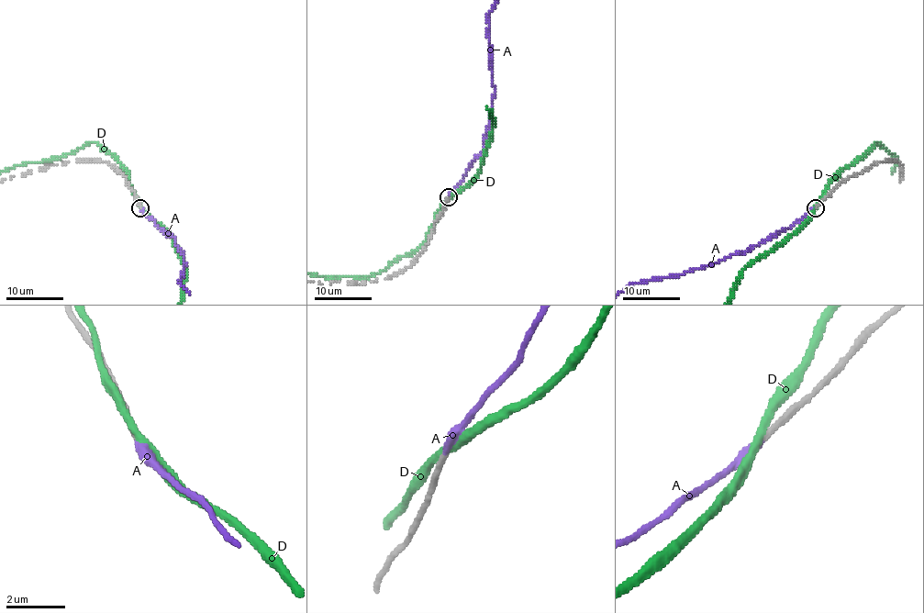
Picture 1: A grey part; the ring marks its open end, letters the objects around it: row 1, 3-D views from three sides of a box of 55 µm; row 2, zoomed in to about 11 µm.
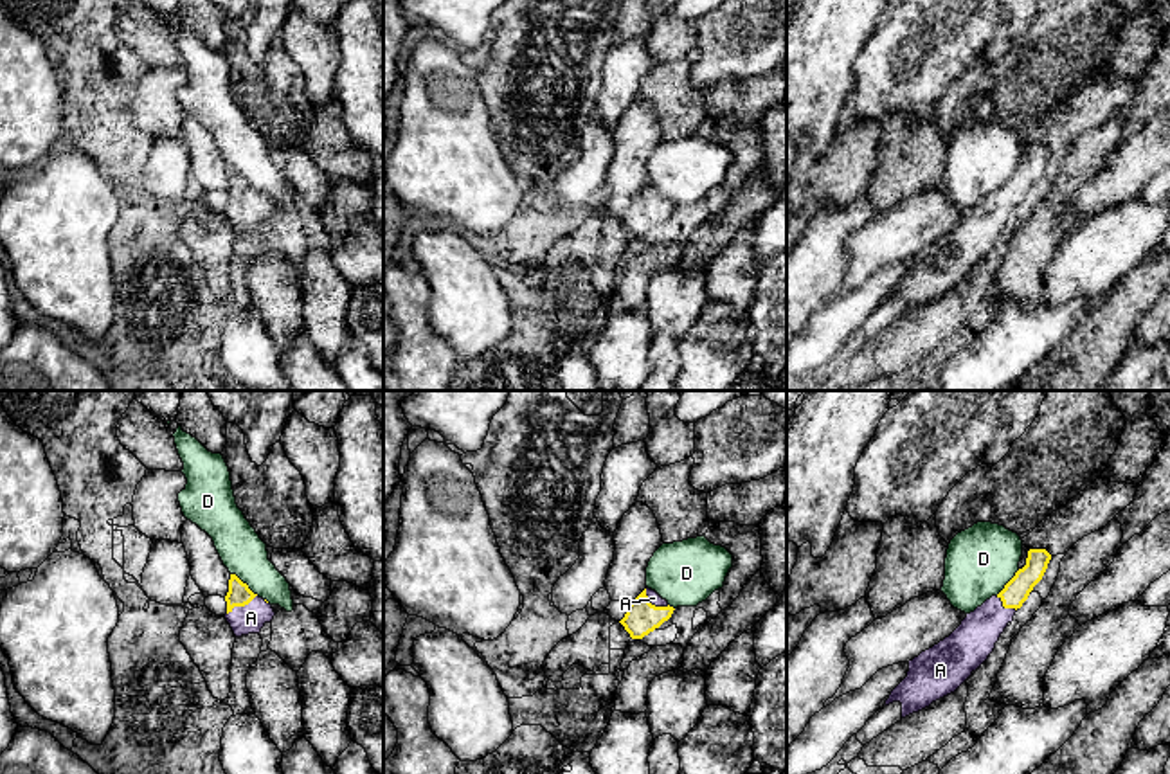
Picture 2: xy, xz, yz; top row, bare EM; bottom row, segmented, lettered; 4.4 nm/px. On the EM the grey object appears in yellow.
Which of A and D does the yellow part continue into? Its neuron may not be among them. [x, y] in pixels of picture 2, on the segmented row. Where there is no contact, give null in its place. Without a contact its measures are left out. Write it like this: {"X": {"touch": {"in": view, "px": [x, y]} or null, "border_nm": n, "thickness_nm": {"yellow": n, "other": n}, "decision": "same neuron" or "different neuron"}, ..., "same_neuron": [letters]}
{"A": {"touch": {"in": "xy", "px": [242, 605]}, "border_nm": 160, "thickness_nm": {"yellow": 100, "other": 130}, "decision": "same neuron"}, "D": {"touch": {"in": "xy", "px": [245, 584]}, "border_nm": 160, "thickness_nm": {"yellow": 100, "other": 200}, "decision": "different neuron"}, "same_neuron": ["A"]}

